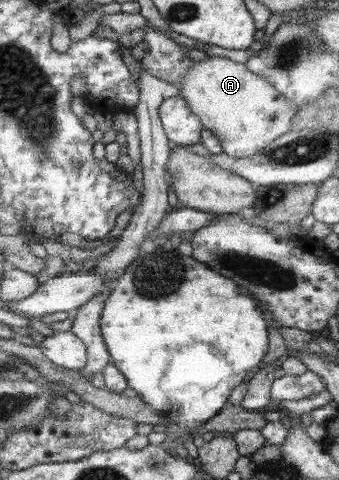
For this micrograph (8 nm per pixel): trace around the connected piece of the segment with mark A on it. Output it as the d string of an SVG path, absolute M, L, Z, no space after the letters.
M207 56L197 61L178 87L191 109L198 114L203 125L211 129L232 158L249 158L271 147L275 140L293 131L299 109L267 78L253 73L244 63L219 56Z

